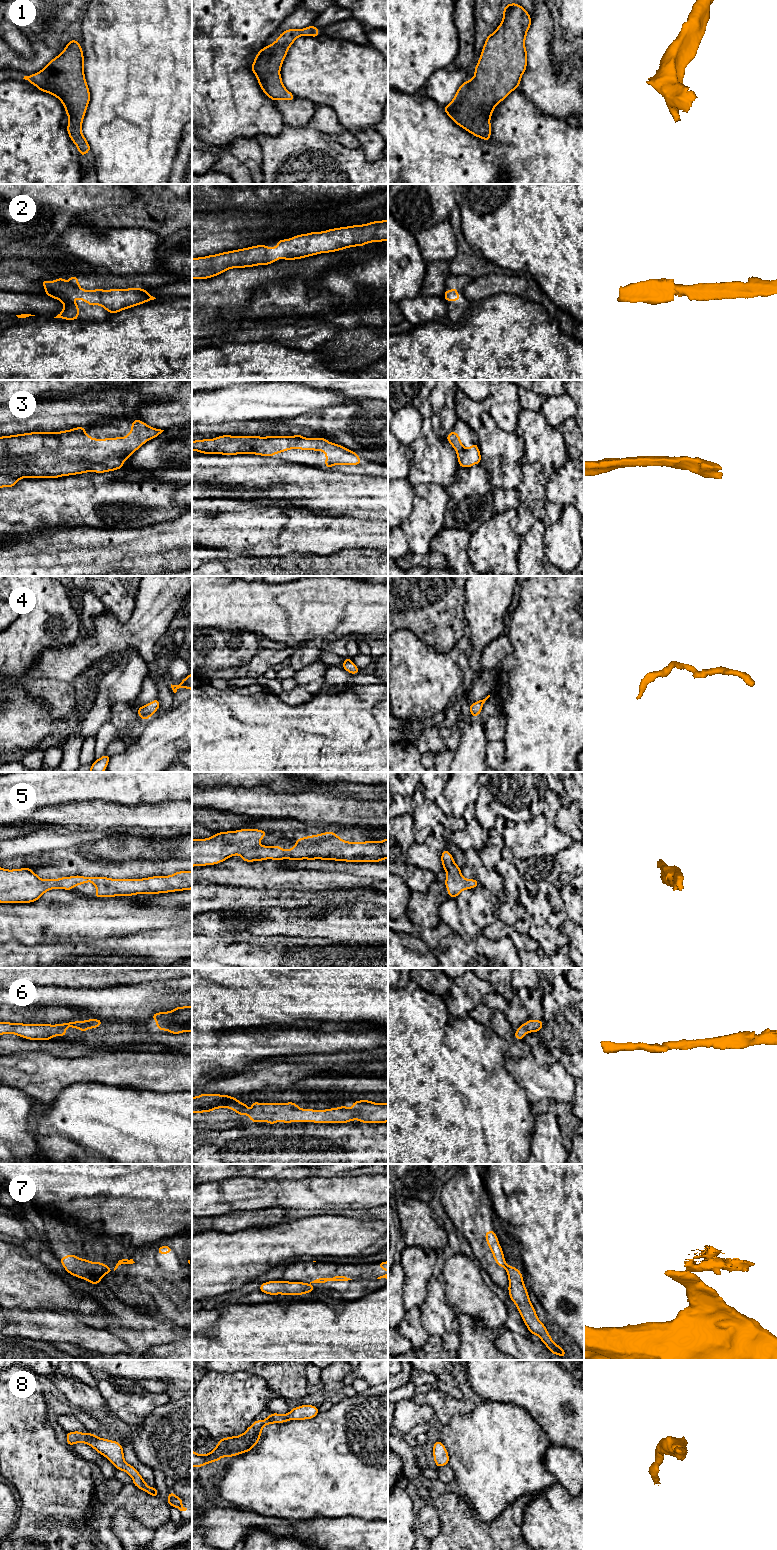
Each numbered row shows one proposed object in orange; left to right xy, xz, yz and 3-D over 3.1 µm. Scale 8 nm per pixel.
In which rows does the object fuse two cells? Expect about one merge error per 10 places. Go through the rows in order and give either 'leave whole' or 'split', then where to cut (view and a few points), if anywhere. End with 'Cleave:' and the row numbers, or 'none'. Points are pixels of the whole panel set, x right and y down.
1: leave whole; cut none
2: leave whole; cut none
3: leave whole; cut none
4: leave whole; cut none
5: leave whole; cut none
6: leave whole; cut none
7: split; cut yz (505, 1265), (506, 1268)
8: leave whole; cut none
Cleave: 7

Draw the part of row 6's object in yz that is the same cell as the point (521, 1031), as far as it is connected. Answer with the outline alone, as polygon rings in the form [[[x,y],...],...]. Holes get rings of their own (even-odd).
[[[529,1019],[524,1024],[520,1025],[514,1035],[515,1039],[523,1040],[525,1035],[528,1032],[536,1033],[537,1031],[543,1028],[543,1021],[542,1020],[532,1020]]]

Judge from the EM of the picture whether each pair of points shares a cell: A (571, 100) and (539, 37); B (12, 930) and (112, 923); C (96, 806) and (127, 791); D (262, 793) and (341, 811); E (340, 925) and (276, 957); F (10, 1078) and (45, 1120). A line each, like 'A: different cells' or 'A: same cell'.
A: same cell
B: same cell
C: different cells
D: same cell
E: different cells
F: different cells

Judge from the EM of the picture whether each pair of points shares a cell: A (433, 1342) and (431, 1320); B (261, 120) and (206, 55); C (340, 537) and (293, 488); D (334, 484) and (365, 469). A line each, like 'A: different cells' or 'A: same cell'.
A: different cells
B: same cell
C: different cells
D: different cells

